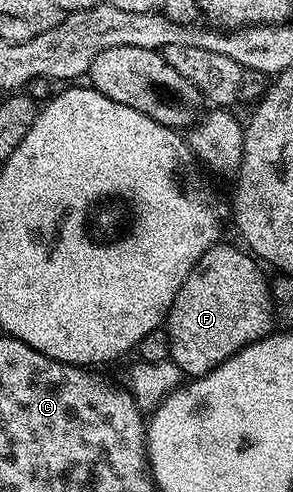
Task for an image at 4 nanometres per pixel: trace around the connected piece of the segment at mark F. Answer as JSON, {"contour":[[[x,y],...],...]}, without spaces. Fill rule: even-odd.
{"contour":[[[225,245],[203,252],[199,264],[183,280],[183,288],[179,288],[167,315],[171,361],[190,379],[202,378],[244,346],[266,338],[275,326],[271,282],[265,279],[266,271],[240,245]]]}

